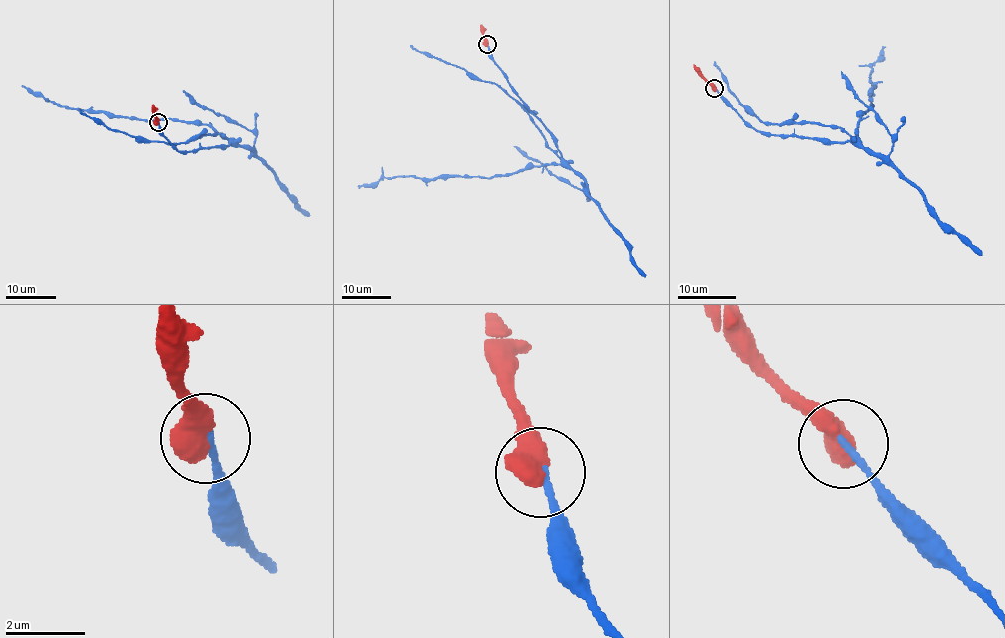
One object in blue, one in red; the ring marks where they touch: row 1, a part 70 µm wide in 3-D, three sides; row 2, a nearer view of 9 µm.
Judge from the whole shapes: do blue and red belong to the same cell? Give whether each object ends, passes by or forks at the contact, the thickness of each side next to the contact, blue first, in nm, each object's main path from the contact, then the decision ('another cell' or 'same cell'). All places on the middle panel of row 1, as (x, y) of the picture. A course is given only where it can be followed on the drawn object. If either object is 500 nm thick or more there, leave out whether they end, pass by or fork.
calibres 150 and 750 nm; course blue (487, 44), (489, 56), (550, 134), (561, 162), (528, 166), (489, 178), (382, 177), (357, 186); course red (487, 44), (480, 24); same cell

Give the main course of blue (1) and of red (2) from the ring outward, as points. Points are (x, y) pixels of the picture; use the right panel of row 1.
1: (714, 88), (760, 132), (854, 141), (860, 116), (873, 105), (869, 79), (871, 67), (883, 47)
2: (714, 88), (693, 64)

